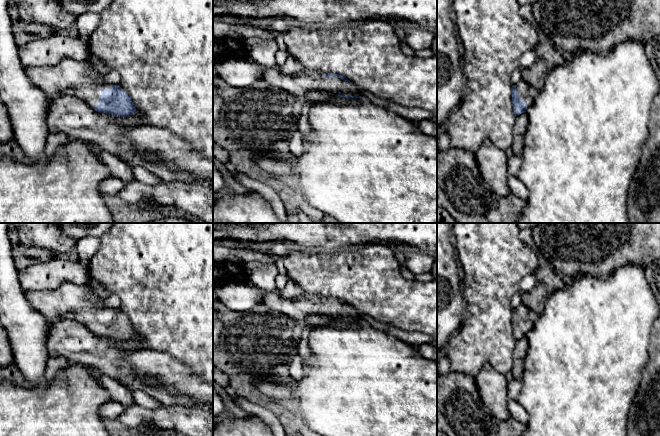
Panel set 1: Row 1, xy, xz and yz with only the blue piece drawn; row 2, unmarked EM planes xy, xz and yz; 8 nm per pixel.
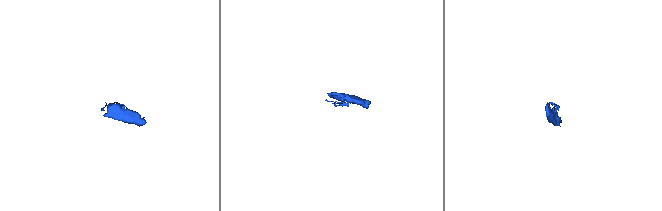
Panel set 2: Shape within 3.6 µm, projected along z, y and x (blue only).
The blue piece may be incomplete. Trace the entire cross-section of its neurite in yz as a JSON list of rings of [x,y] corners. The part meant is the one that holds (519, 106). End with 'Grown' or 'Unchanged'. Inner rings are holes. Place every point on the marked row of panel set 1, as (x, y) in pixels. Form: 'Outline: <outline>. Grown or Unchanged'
Outline: [[[523,79],[512,87],[512,103],[514,115],[518,116],[526,112],[527,107],[531,105],[538,95],[539,90],[529,85]]]. Grown

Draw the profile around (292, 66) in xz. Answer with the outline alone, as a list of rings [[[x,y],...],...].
[[[289,56],[282,66],[275,66],[277,70],[286,74],[296,74],[298,72],[309,70],[299,60],[293,56]]]

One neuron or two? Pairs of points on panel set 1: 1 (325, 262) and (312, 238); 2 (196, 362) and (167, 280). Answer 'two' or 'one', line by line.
1: two
2: one

